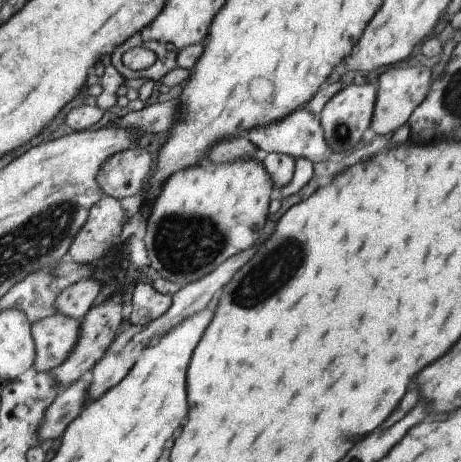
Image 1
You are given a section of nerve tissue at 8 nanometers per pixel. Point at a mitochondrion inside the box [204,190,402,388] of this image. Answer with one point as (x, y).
(276, 268)

